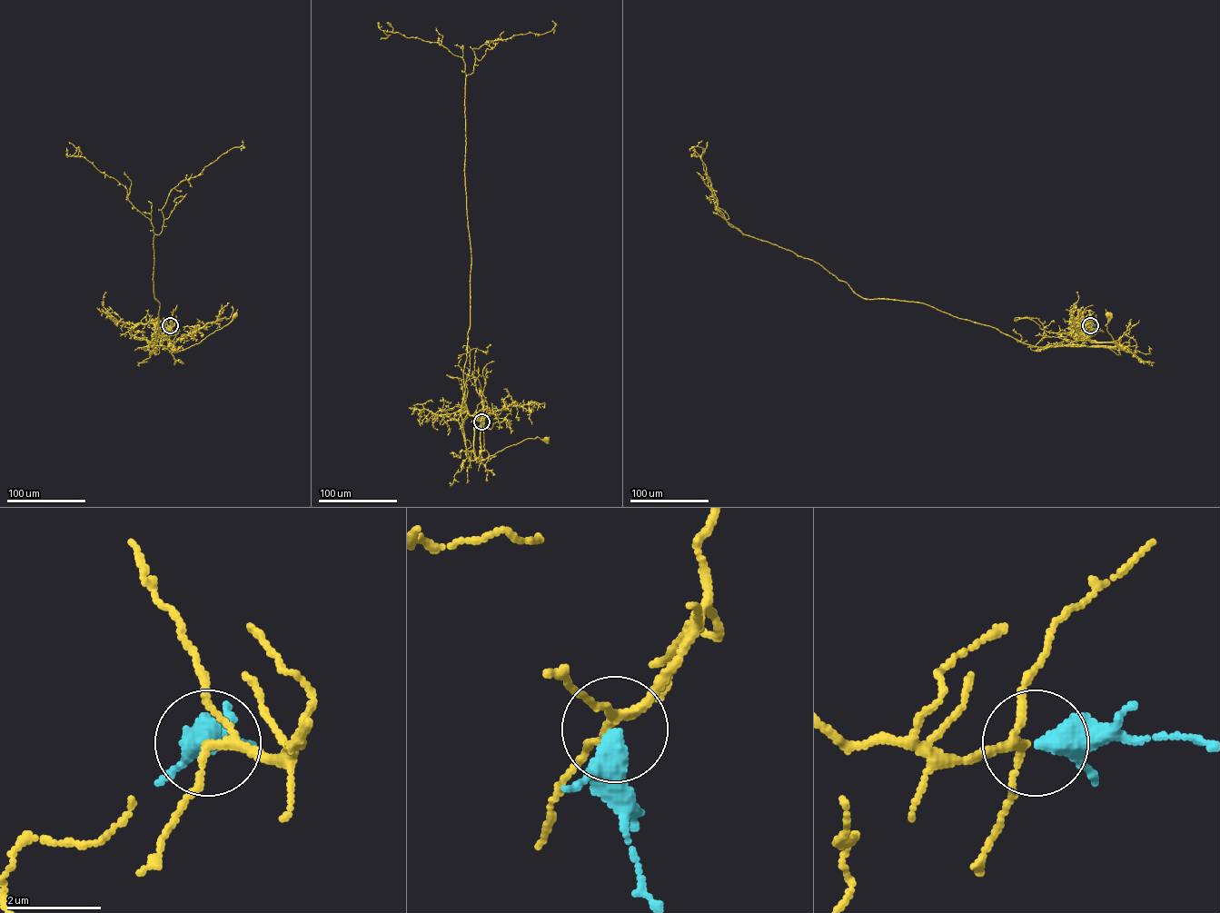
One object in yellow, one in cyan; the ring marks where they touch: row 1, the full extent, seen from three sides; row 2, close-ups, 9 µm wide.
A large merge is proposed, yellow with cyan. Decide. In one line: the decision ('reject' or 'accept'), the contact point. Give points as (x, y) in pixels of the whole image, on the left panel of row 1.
accept; place (170, 325)

